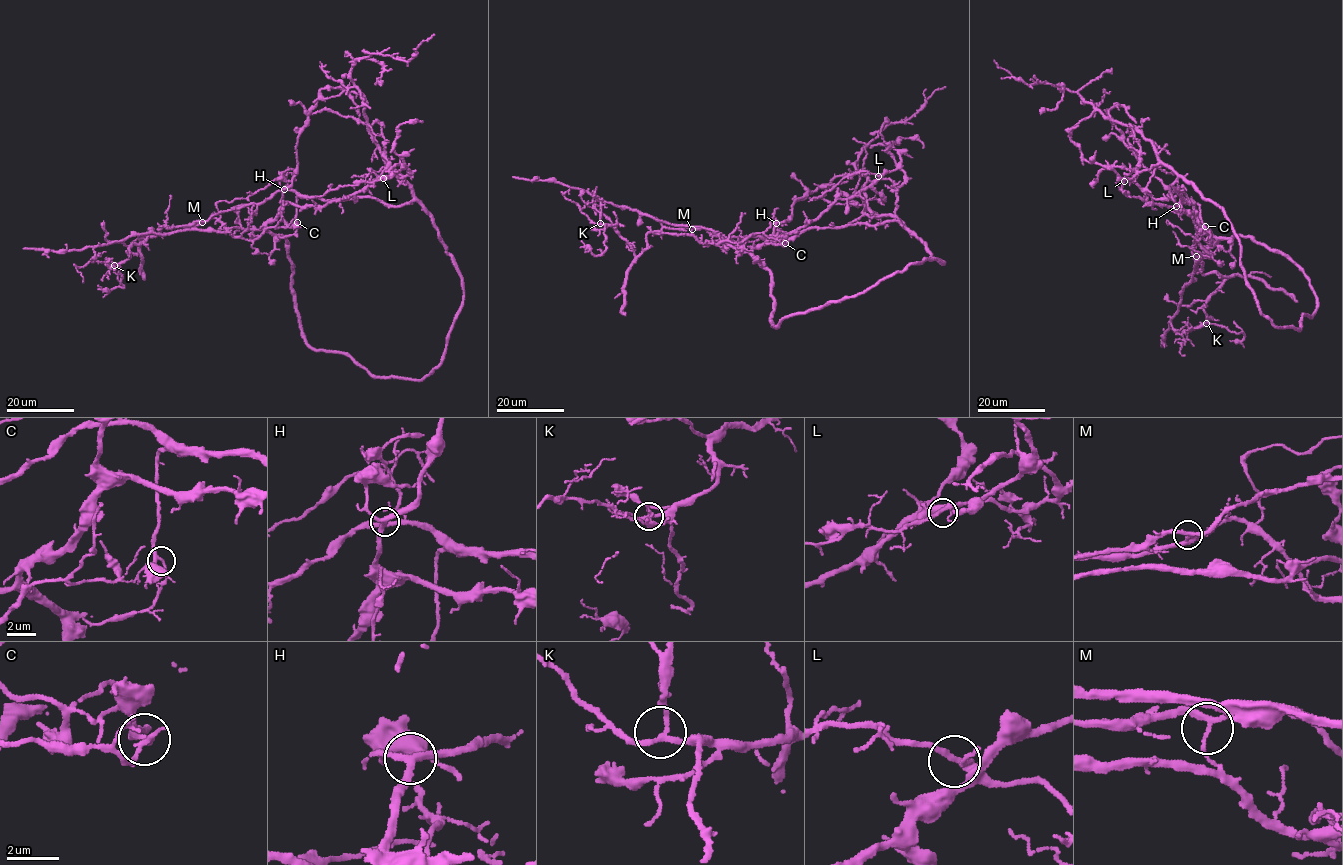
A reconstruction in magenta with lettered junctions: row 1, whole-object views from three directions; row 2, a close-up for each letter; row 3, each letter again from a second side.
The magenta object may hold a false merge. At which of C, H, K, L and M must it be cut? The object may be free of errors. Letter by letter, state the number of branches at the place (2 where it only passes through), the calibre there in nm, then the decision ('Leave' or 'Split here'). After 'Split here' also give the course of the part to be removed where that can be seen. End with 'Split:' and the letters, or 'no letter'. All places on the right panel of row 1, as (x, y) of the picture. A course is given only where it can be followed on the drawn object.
C: Branches: 3. Thickness 200 nm. Leave
H: Branches: 3. Thickness 260 nm. Leave
K: Branches: 3. Thickness 180 nm. Leave
L: Branches: 3. Thickness 240 nm. Leave
M: Branches: 3. Thickness 180 nm. Split here. Course of the part to remove: (1196, 256), (1201, 257), (1203, 274), (1229, 277), (1203, 306), (1208, 324), (1187, 334), (1180, 349), (1185, 355)
Split: M

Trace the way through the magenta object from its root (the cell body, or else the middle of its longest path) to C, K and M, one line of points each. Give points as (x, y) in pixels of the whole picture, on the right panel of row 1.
C: (1173, 200), (1176, 206), (1172, 194), (1177, 192), (1185, 199), (1196, 203), (1205, 226)
K: (1173, 200), (1176, 206), (1172, 194), (1177, 192), (1192, 205), (1196, 269), (1229, 277), (1203, 306), (1206, 323)
M: (1173, 200), (1176, 206), (1172, 194), (1177, 192), (1192, 205), (1198, 232), (1192, 247), (1196, 256)

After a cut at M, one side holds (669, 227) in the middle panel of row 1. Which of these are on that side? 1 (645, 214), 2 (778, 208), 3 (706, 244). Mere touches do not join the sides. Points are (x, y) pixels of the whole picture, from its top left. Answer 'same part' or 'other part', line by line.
1: same part
2: other part
3: other part

